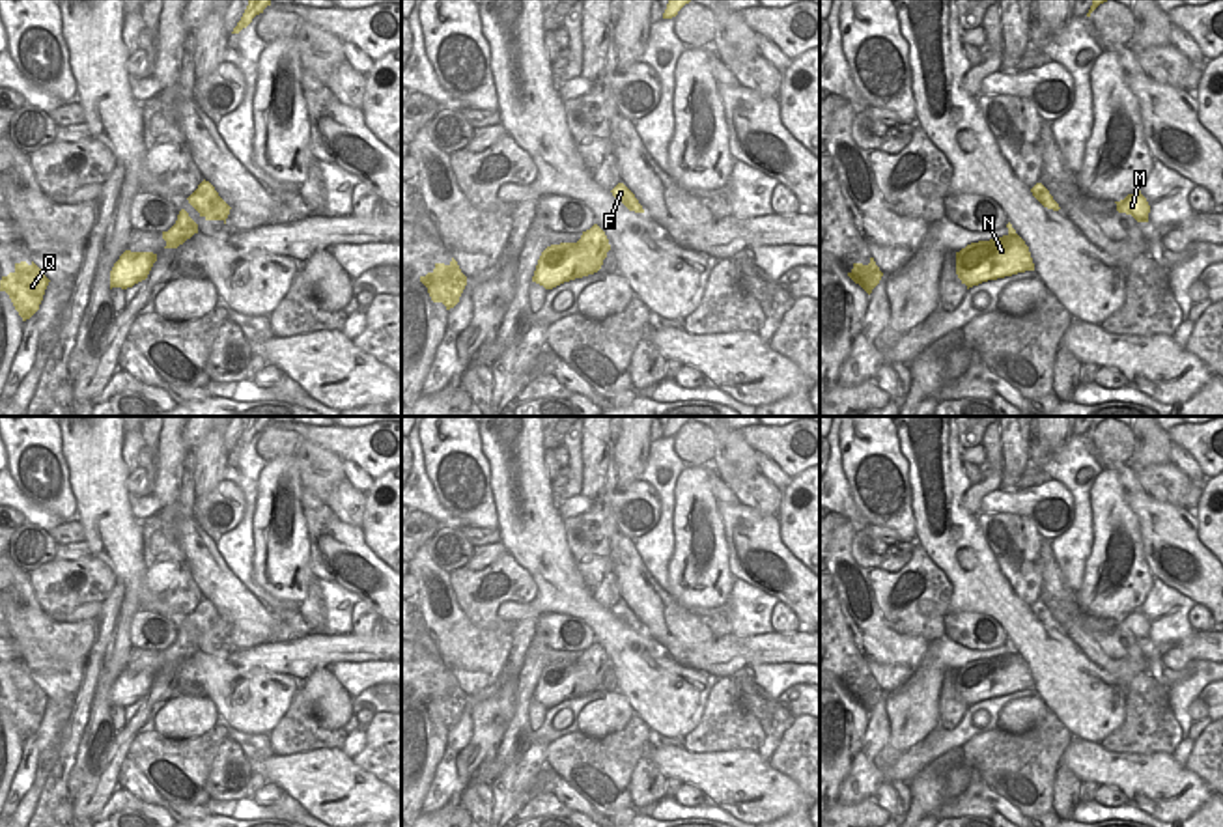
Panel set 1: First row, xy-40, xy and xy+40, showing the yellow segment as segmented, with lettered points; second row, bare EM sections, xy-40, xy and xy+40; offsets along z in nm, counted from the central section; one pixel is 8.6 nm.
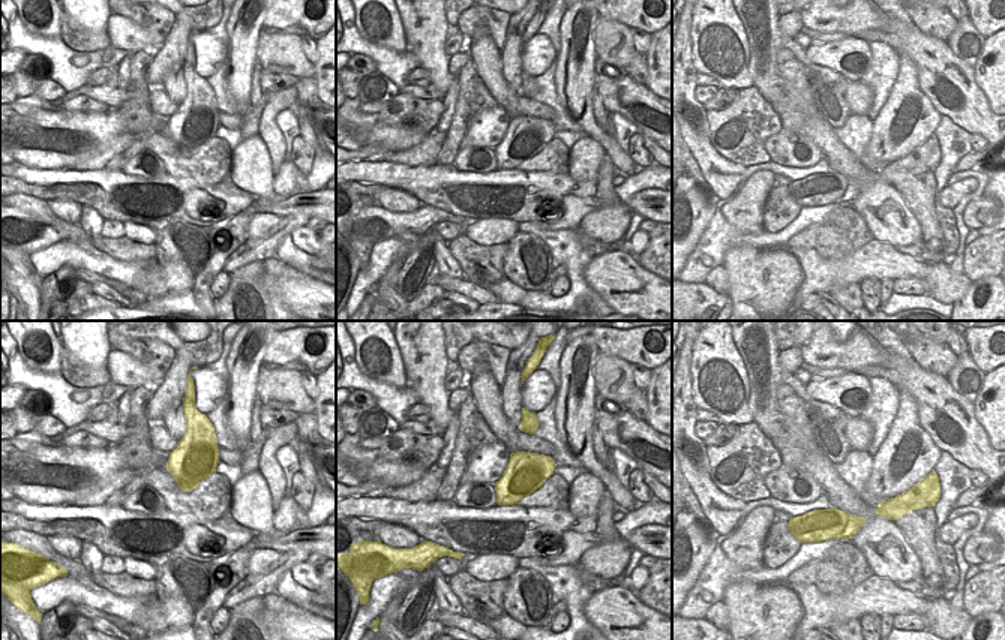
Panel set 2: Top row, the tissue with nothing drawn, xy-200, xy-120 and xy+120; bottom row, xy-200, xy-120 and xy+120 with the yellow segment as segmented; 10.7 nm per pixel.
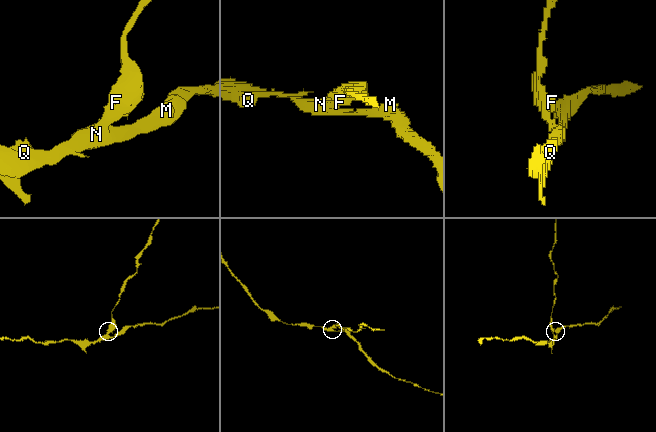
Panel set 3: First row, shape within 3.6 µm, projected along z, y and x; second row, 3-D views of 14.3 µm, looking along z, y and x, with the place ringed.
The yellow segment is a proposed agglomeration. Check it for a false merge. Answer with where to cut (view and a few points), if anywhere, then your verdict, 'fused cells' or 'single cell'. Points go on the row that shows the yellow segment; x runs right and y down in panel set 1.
cut xy (577, 241), (609, 249); fused cells

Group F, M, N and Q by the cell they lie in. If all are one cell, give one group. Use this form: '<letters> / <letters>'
F / M N Q

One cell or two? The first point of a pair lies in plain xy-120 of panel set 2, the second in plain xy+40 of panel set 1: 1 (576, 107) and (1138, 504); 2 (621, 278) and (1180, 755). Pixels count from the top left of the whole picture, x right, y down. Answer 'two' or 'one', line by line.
1: two
2: two

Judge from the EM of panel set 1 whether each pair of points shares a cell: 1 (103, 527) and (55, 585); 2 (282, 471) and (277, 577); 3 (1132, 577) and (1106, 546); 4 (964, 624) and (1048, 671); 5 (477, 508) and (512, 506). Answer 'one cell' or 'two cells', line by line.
1: two cells
2: one cell
3: one cell
4: two cells
5: two cells

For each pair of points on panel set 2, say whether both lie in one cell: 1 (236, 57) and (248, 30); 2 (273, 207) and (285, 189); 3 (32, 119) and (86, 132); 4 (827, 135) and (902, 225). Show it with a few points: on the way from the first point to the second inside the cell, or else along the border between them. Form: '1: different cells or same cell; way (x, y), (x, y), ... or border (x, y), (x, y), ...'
1: same cell; way (242, 51), (243, 36)
2: different cells; border (291, 194), (282, 198)
3: same cell; way (45, 132), (72, 132)
4: same cell; way (843, 159), (875, 185), (878, 201)

